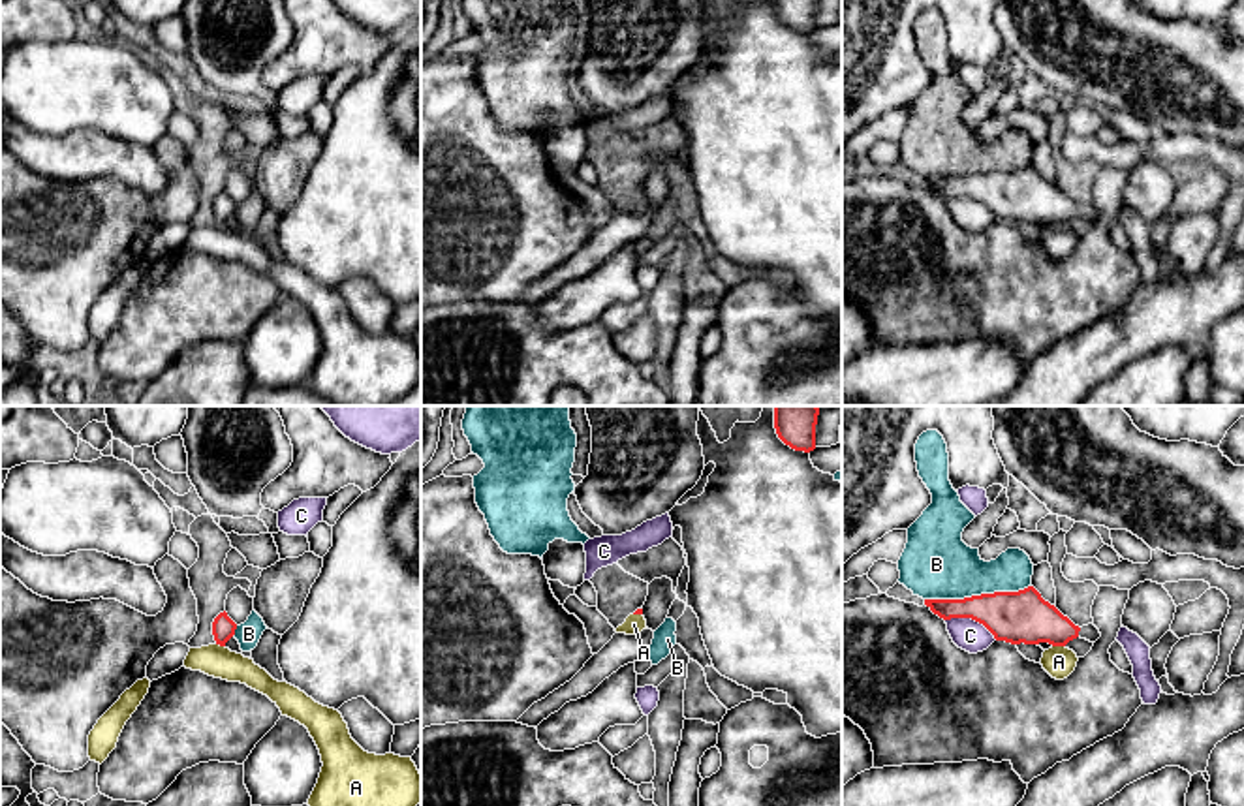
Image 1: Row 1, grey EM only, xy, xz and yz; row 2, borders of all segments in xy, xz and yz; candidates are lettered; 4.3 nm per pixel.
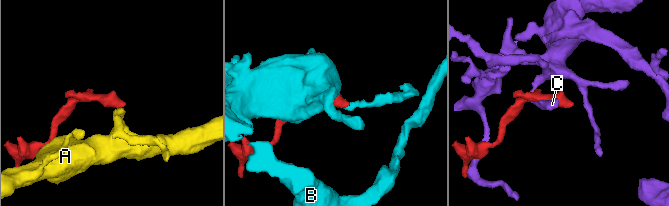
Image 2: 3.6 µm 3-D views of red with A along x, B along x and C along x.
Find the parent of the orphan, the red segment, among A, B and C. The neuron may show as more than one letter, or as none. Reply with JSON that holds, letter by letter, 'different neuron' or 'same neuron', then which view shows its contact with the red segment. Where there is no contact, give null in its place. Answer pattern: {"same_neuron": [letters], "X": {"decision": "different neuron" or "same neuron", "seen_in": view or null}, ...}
{"same_neuron": [], "A": {"decision": "different neuron", "seen_in": "yz"}, "B": {"decision": "different neuron", "seen_in": "yz"}, "C": {"decision": "different neuron", "seen_in": "yz"}}

